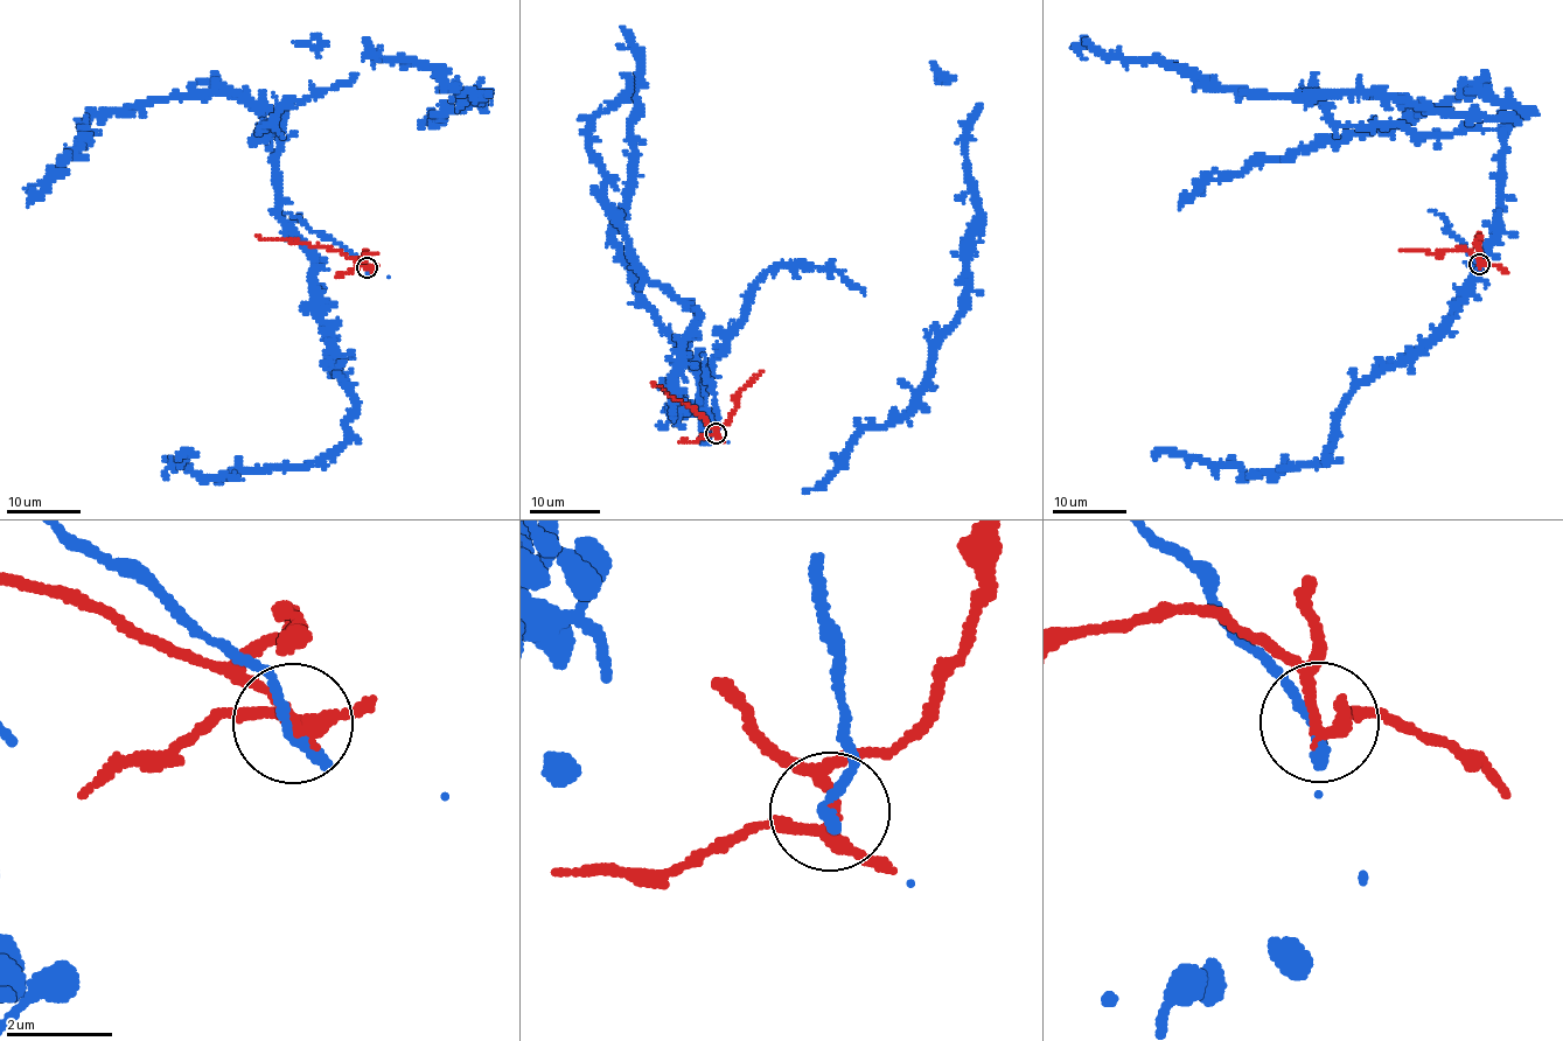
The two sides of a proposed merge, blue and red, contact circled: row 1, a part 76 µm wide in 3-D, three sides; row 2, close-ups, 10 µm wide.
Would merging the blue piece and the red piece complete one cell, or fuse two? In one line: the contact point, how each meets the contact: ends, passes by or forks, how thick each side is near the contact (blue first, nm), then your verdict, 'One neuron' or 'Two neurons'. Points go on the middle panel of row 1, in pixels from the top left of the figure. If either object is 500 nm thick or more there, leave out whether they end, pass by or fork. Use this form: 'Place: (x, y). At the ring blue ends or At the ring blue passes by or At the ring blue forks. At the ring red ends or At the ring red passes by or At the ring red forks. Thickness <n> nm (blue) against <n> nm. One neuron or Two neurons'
Place: (716, 433). At the ring blue ends. At the ring red forks. Thickness 280 nm (blue) against 200 nm. Two neurons

